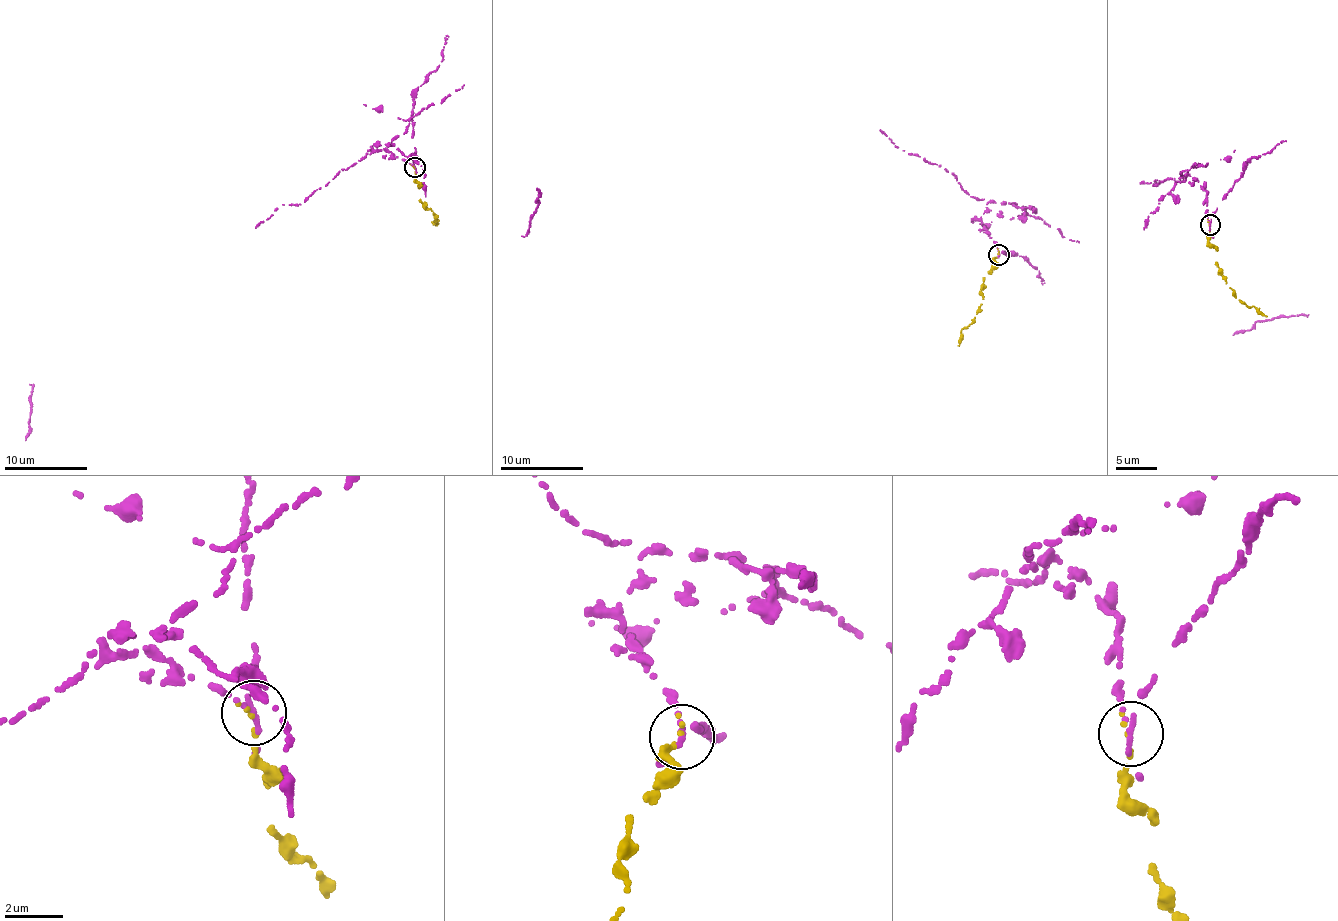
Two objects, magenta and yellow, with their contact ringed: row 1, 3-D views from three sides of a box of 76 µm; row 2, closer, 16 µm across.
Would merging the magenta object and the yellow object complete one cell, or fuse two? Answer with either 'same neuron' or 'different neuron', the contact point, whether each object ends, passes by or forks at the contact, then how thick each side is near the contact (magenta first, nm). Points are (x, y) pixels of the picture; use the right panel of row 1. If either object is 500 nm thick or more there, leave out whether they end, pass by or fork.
different neuron; place (1210, 224); magenta passes by; yellow ends; calibres 160 and 150 nm

